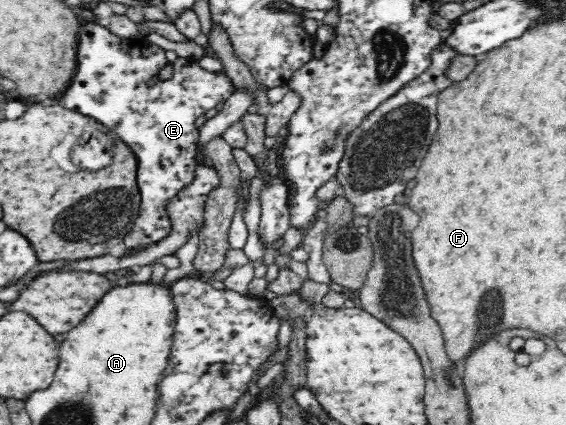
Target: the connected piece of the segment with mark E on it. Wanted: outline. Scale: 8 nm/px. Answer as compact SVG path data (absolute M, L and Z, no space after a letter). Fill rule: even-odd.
M86 23L78 35L75 80L61 98L65 108L95 118L113 130L134 152L138 160L136 181L140 192L140 209L132 229L123 240L129 250L139 250L147 244L157 243L171 232L171 219L165 211L165 204L193 180L195 166L198 166L198 160L203 154L199 140L200 131L195 127L195 120L209 110L215 109L218 104L225 104L236 90L232 78L227 76L224 69L210 72L203 69L197 60L187 57L177 57L172 64L168 64L165 51L151 44L144 34L121 38L99 23ZM166 65L171 66L173 76L168 80L160 80L157 72Z

